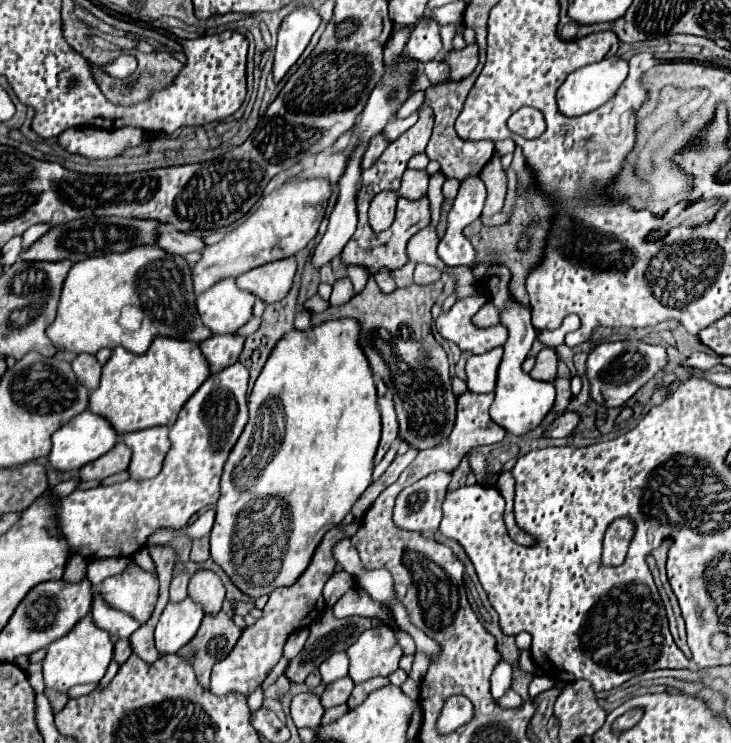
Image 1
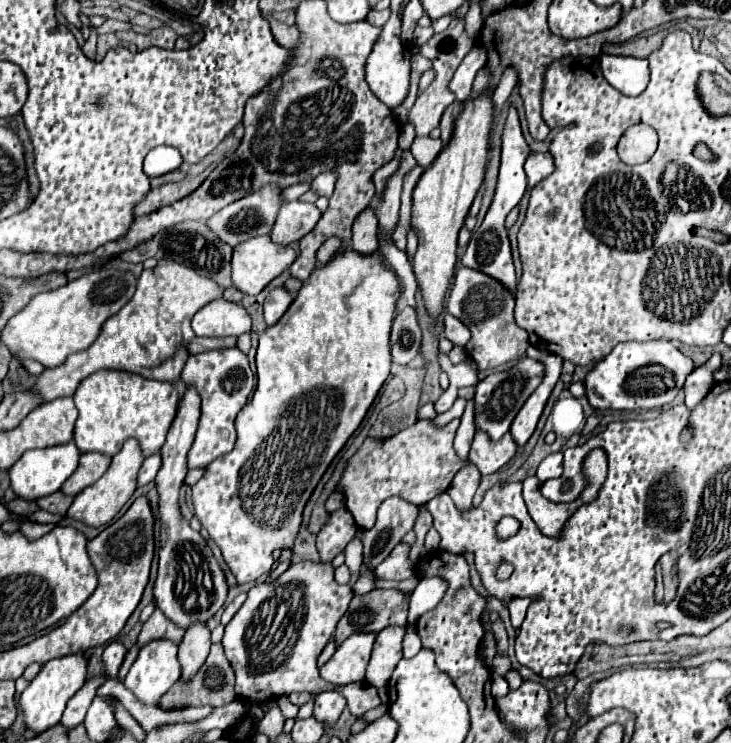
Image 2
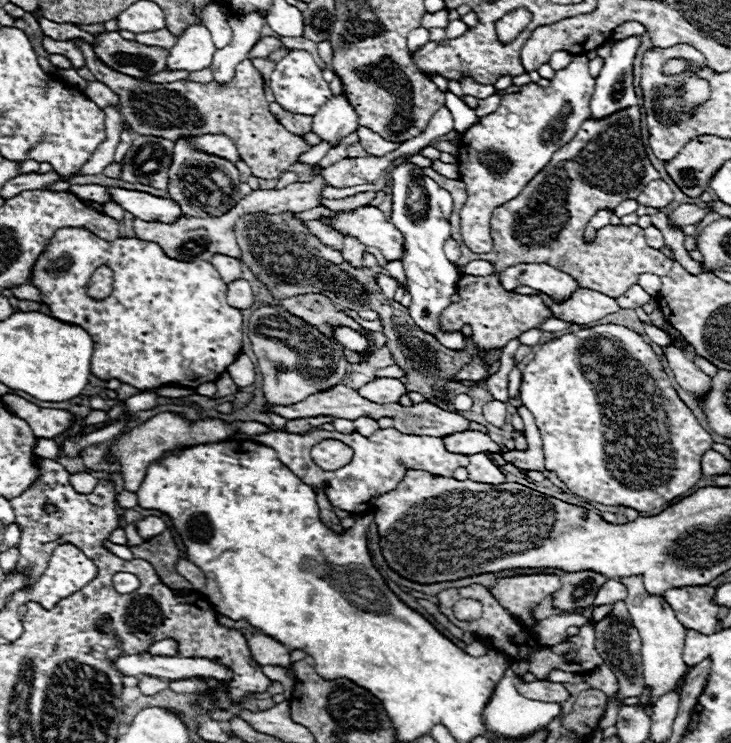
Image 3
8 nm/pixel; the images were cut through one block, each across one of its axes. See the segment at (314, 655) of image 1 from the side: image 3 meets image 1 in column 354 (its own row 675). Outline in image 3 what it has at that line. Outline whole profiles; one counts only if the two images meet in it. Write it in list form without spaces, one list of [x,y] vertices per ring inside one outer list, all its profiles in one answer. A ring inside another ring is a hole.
[[[624,600],[614,602],[612,612],[606,618],[596,622],[596,650],[604,658],[604,662],[610,662],[610,668],[614,670],[614,674],[618,678],[618,684],[620,684],[618,694],[616,694],[618,702],[622,702],[624,698],[630,698],[630,696],[640,696],[644,692],[640,648],[642,648],[642,642],[640,642],[638,630],[632,624],[626,602]]]

